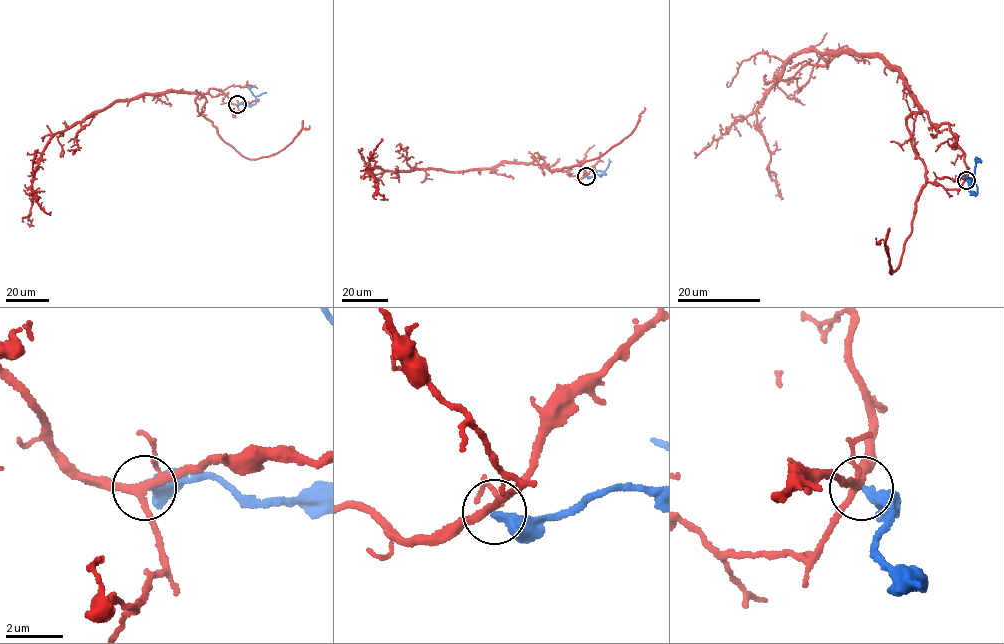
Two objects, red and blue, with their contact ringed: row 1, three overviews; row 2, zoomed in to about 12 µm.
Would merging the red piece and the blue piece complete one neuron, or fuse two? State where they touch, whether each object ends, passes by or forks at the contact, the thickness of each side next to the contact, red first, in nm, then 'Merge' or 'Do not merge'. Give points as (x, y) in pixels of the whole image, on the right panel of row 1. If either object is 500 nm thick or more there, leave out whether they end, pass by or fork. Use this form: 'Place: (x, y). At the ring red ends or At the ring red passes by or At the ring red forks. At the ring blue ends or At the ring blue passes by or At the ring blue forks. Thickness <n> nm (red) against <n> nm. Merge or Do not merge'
Place: (966, 180). At the ring red forks. At the ring blue ends. Thickness 240 nm (red) against 320 nm. Do not merge

